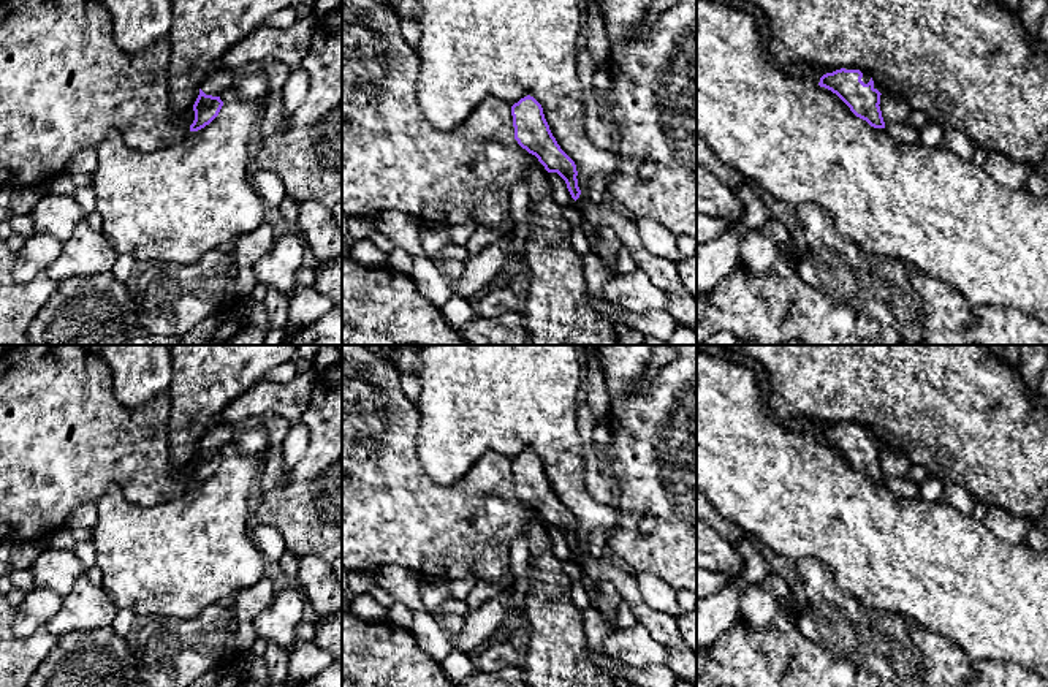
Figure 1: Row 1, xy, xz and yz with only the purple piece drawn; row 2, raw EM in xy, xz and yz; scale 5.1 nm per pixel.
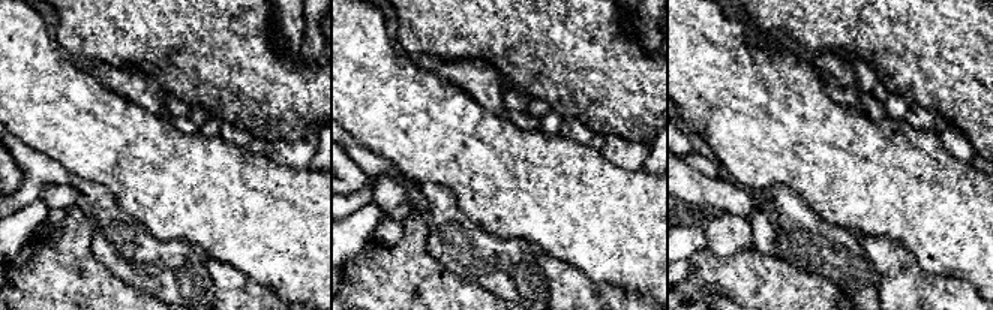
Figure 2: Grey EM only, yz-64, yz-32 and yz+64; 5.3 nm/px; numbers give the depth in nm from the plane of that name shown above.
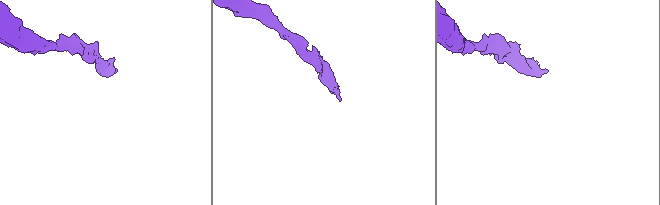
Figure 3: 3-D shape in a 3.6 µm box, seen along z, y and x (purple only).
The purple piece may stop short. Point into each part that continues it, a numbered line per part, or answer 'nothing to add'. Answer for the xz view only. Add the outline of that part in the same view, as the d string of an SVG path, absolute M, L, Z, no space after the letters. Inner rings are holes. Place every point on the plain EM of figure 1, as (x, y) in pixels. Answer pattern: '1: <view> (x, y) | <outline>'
1: xz (681, 660) | M581 546L576 554L576 562L594 584L609 583L614 586L622 602L632 608L636 622L668 649L666 666L679 679L697 685L697 654L681 638L676 617L655 611L644 602L636 575L614 559L590 556L586 546Z

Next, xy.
1: xy (216, 436) | M226 423L212 424L201 437L206 450L218 451L225 443L234 440L236 427Z

